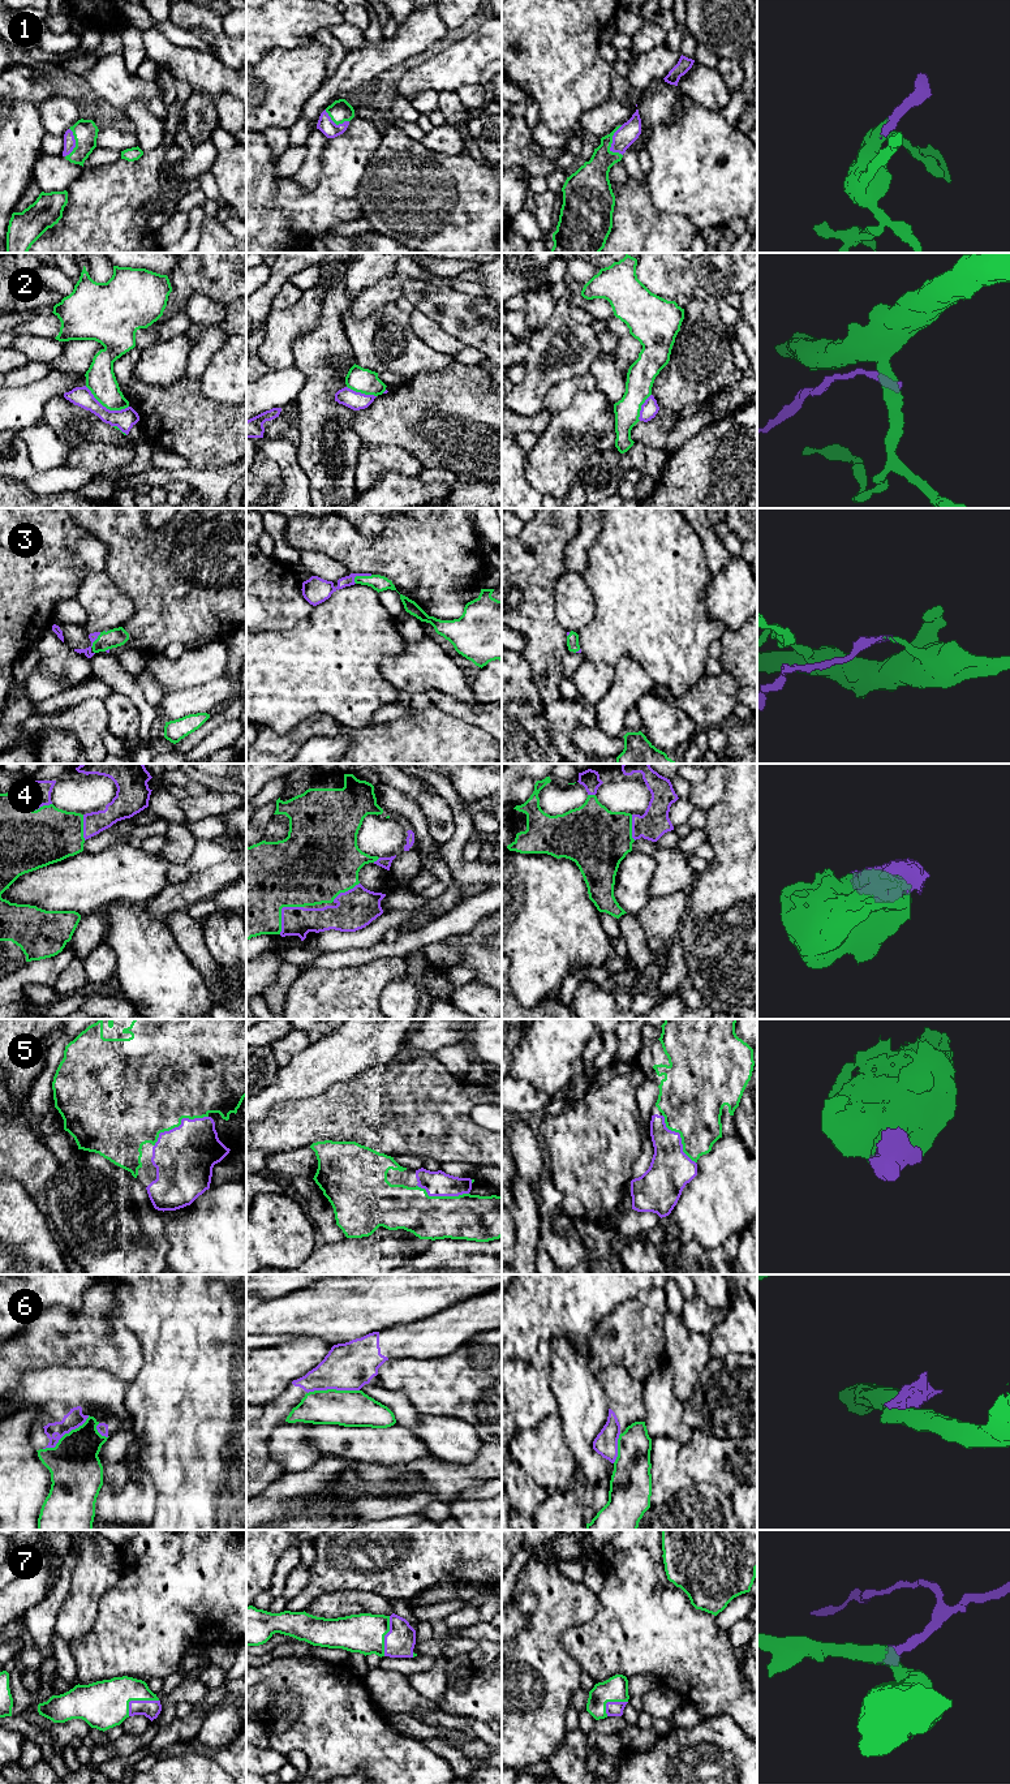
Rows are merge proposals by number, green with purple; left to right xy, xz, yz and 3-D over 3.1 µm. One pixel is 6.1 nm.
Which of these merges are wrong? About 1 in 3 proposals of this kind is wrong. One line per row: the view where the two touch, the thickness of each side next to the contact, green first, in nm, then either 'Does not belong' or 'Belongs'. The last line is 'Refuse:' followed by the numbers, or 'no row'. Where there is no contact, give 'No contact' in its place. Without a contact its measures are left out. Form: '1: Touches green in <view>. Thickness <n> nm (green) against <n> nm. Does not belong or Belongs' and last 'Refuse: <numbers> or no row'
1: Touches green in yz. Thickness 200 nm (green) against 120 nm. Belongs
2: Touches green in xy. Thickness 180 nm (green) against 120 nm. Does not belong
3: Touches green in xz. Thickness 100 nm (green) against 120 nm. Belongs
4: Touches green in xy. Thickness 360 nm (green) against 140 nm. Belongs
5: Touches green in xy. Thickness 480 nm (green) against 380 nm. Belongs
6: Touches green in xz. Thickness 220 nm (green) against 300 nm. Does not belong
7: Touches green in xy. Thickness 300 nm (green) against 110 nm. Belongs
Refuse: 2, 6

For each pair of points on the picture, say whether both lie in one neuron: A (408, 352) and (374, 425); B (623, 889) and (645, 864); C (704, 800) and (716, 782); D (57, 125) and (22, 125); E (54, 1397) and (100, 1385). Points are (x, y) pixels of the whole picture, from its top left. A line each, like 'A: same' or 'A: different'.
A: different
B: same
C: same
D: different
E: same

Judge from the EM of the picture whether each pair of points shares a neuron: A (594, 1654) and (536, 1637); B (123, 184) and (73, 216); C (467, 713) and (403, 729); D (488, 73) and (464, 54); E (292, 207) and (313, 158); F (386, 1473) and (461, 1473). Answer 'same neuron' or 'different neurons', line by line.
A: different neurons
B: same neuron
C: different neurons
D: different neurons
E: different neurons
F: same neuron

